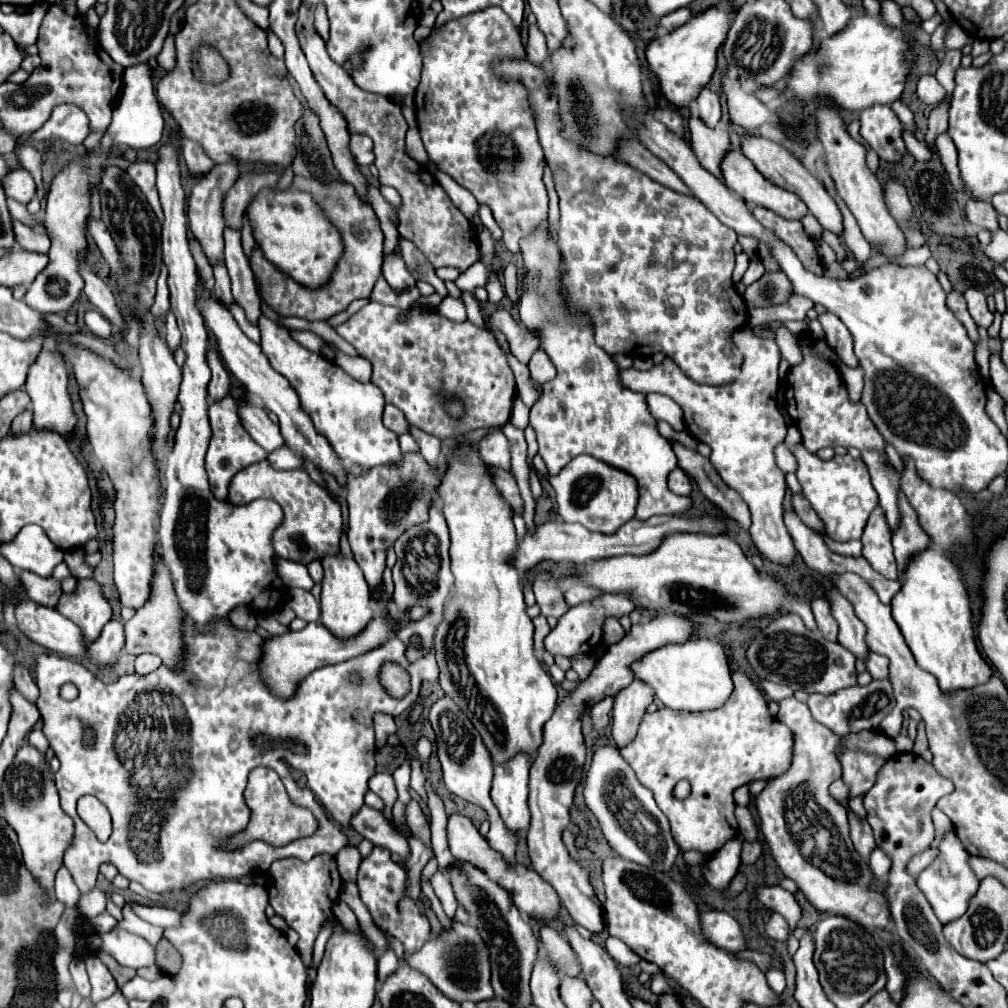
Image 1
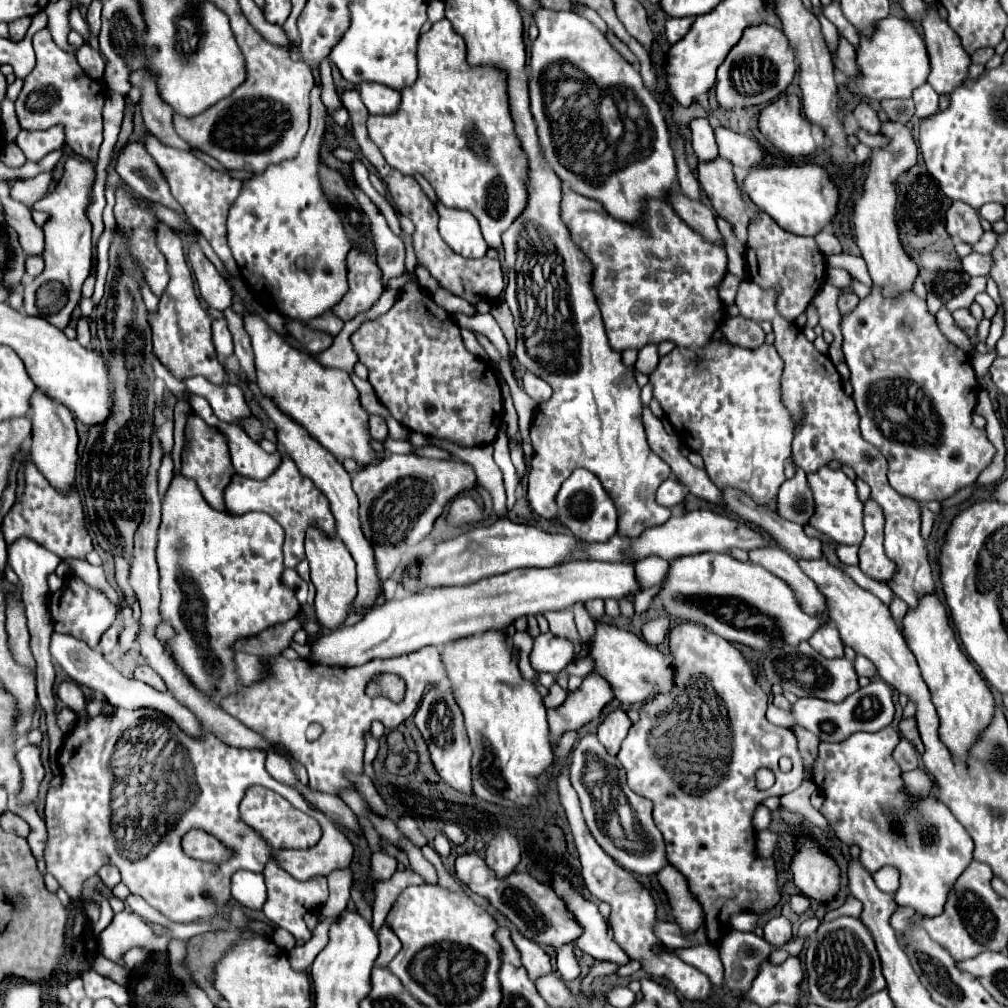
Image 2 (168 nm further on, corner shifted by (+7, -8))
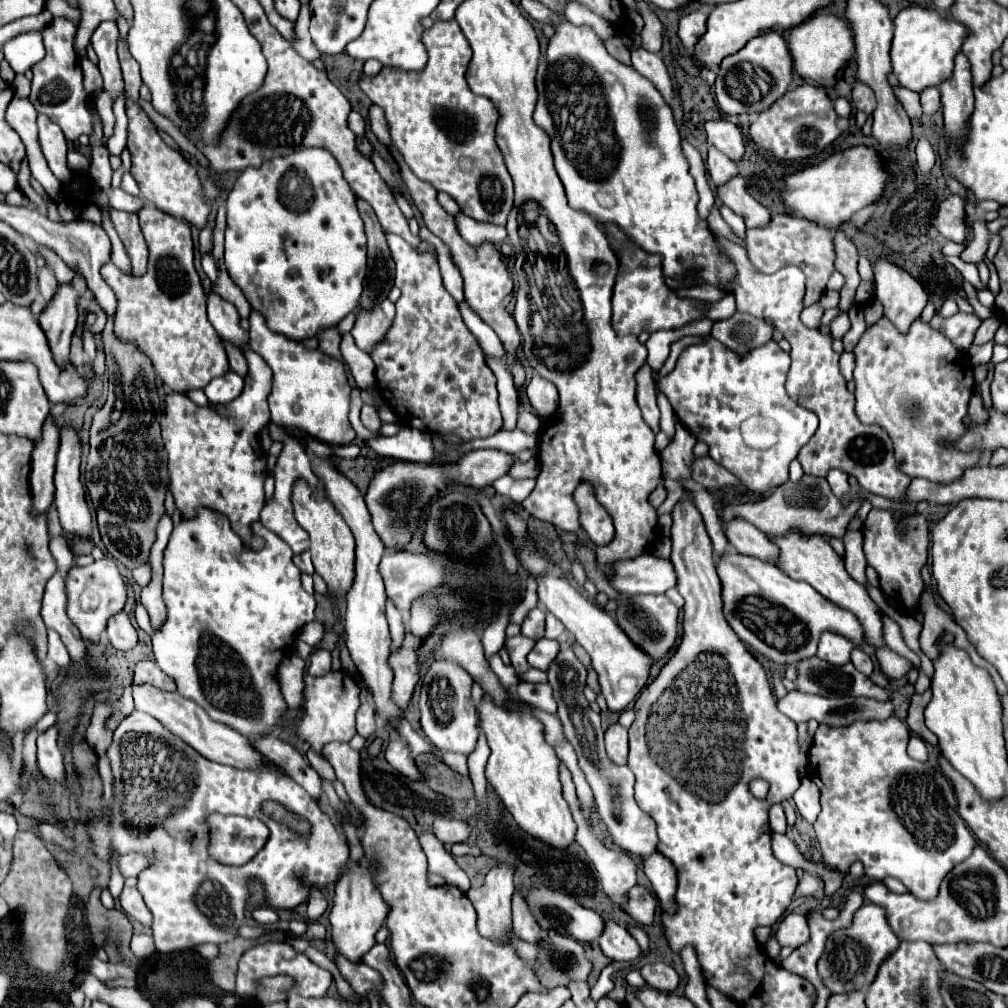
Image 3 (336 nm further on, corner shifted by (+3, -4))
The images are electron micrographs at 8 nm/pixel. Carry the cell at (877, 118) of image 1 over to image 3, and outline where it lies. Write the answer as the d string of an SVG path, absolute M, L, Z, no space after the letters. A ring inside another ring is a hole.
M857 82L857 84L853 86L853 104L855 104L857 110L861 110L861 112L865 112L867 116L871 116L873 110L875 110L875 104L877 104L873 90L871 90L867 84Z

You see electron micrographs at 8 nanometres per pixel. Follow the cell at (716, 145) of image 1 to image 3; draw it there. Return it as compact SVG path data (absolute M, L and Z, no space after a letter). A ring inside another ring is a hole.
M741 174L725 182L725 186L717 186L717 196L725 206L729 206L739 216L743 216L747 228L765 226L771 220L771 212L747 192L745 180Z

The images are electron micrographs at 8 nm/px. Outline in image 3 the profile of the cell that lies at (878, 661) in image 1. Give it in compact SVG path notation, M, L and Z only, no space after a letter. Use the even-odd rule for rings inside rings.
M855 648L855 650L851 652L851 662L853 662L853 666L855 666L859 672L863 672L865 676L871 676L871 672L873 672L873 660L871 660L865 652L861 652L859 648Z

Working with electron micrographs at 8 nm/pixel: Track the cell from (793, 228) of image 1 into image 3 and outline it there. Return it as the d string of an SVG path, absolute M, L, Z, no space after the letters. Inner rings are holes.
M773 214L769 226L761 226L761 228L753 228L747 230L747 254L749 260L753 262L753 266L765 274L773 274L785 266L797 266L805 272L807 276L807 284L805 284L805 306L811 306L819 300L819 296L823 294L829 276L833 274L833 260L835 260L835 252L833 252L833 232L829 232L827 228L821 228L805 218L797 218L791 214Z

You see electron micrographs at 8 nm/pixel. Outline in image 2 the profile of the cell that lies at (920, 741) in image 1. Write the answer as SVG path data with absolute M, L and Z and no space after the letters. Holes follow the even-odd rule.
M903 718L901 724L899 724L899 730L901 730L901 734L903 734L907 740L911 740L911 742L915 744L915 748L917 748L919 752L923 752L923 742L921 742L921 738L919 738L915 718Z

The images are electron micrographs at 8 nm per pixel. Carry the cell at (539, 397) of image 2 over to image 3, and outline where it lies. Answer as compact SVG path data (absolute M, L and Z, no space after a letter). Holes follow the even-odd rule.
M537 374L531 378L531 382L527 386L527 396L529 396L533 410L539 416L553 414L553 410L557 410L557 404L559 404L557 388L551 382L545 382L545 378L541 378Z

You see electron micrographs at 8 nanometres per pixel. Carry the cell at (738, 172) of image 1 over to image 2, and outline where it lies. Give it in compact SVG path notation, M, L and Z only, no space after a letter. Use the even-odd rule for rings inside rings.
M819 164L805 166L773 166L753 170L741 184L745 194L765 210L781 228L797 236L815 236L837 216L839 208L839 188L833 184L829 172Z

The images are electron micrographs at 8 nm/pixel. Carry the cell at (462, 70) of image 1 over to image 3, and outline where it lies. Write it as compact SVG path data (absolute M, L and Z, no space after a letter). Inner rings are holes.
M457 20L435 22L429 30L423 32L421 40L429 54L427 66L421 72L405 74L403 70L383 68L373 78L363 76L359 86L373 104L379 104L385 110L393 146L409 164L413 174L417 174L417 178L423 178L423 182L429 182L439 192L447 192L471 218L505 226L509 210L513 208L513 180L495 142L497 108L493 102L489 102L489 98L473 94L465 82L465 70L471 60L471 46L457 26Z

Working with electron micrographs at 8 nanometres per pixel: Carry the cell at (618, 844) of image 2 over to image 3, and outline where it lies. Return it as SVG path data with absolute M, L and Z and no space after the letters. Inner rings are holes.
M561 642L561 652L553 660L553 664L549 666L547 676L549 676L549 684L555 690L555 700L559 704L557 716L563 722L567 740L573 744L573 748L577 752L579 766L581 766L581 770L583 770L583 774L585 774L585 778L593 790L597 814L603 820L603 824L607 826L609 838L623 852L629 852L637 858L651 856L653 852L657 852L655 822L653 822L653 818L649 818L649 814L641 812L641 808L635 802L631 770L627 766L613 766L613 762L609 762L609 756L605 752L605 744L603 744L601 718L597 712L593 712L589 708L589 702L583 696L587 672L583 668L583 664L577 660L577 656L573 654L573 650L565 642Z

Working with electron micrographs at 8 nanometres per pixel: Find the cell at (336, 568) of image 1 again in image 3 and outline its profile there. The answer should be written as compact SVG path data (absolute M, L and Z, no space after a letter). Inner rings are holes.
M297 482L293 490L293 508L297 522L309 532L311 536L311 554L313 554L313 566L315 572L325 580L327 590L331 596L345 596L347 590L353 586L355 578L355 538L345 520L335 512L331 502L319 494L313 494L313 490L305 482Z

